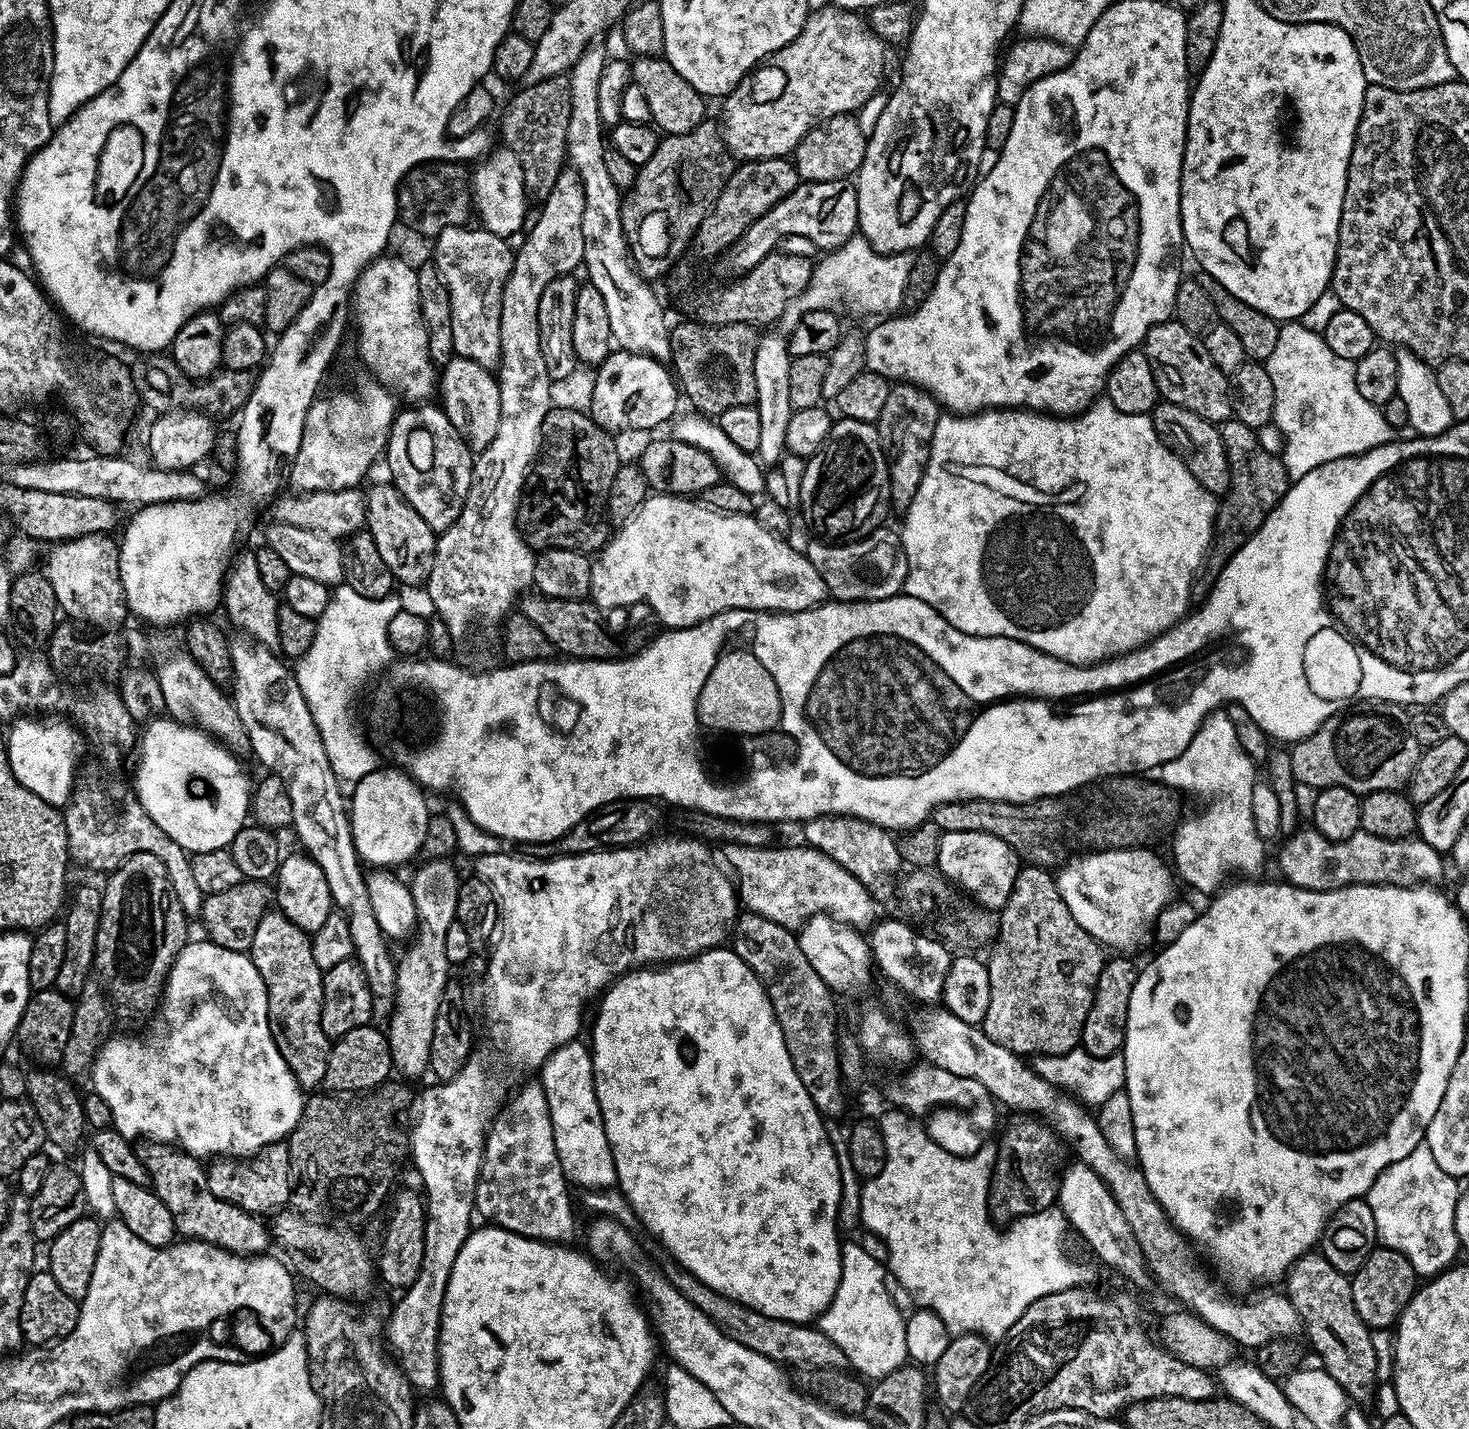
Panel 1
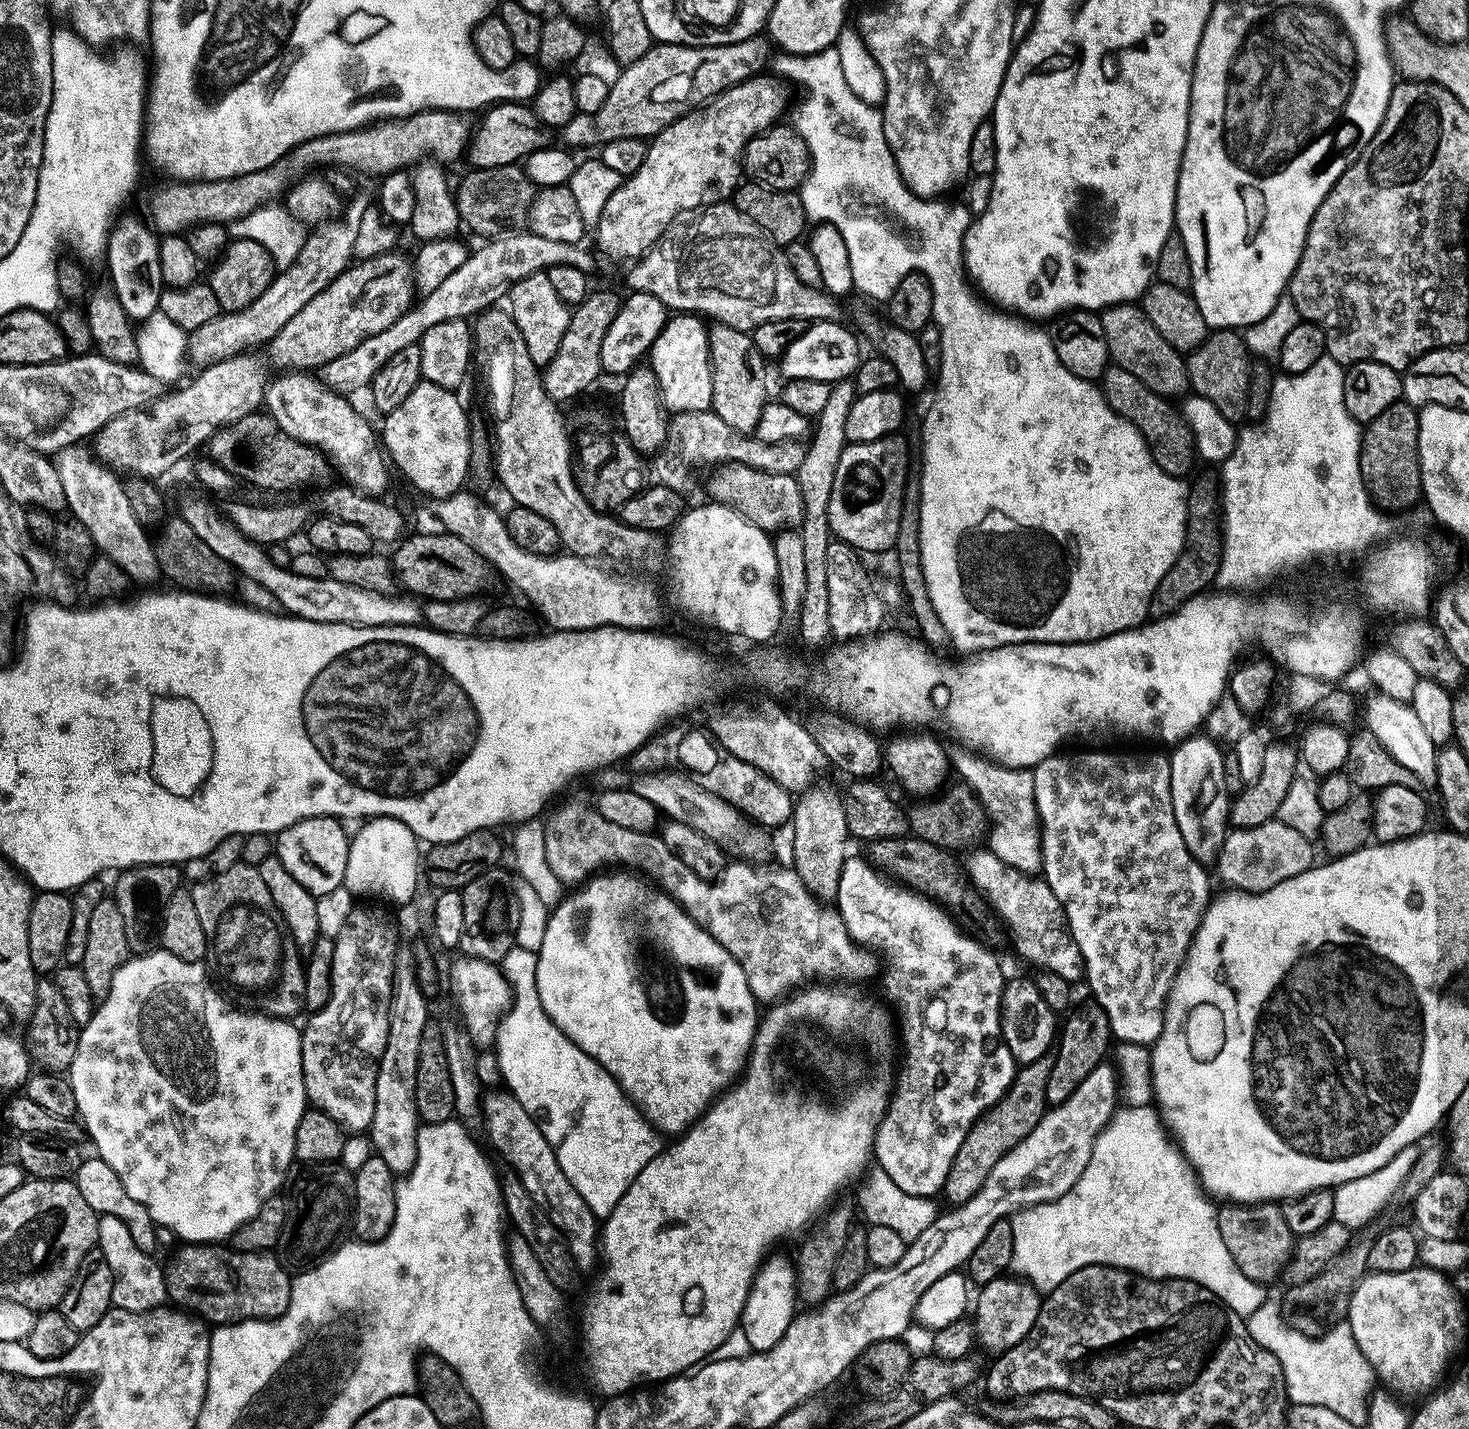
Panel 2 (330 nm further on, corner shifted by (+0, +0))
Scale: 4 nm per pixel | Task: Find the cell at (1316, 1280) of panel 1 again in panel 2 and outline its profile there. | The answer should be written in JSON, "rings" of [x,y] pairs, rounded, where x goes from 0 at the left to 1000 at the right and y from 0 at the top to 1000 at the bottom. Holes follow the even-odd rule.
{"rings":[[[868,842],[831,845],[828,857],[831,859],[832,868],[842,884],[843,889],[848,894],[860,900],[865,899],[865,896],[869,896],[871,893],[872,895],[881,877],[881,866],[878,858],[875,858],[873,847]]]}

